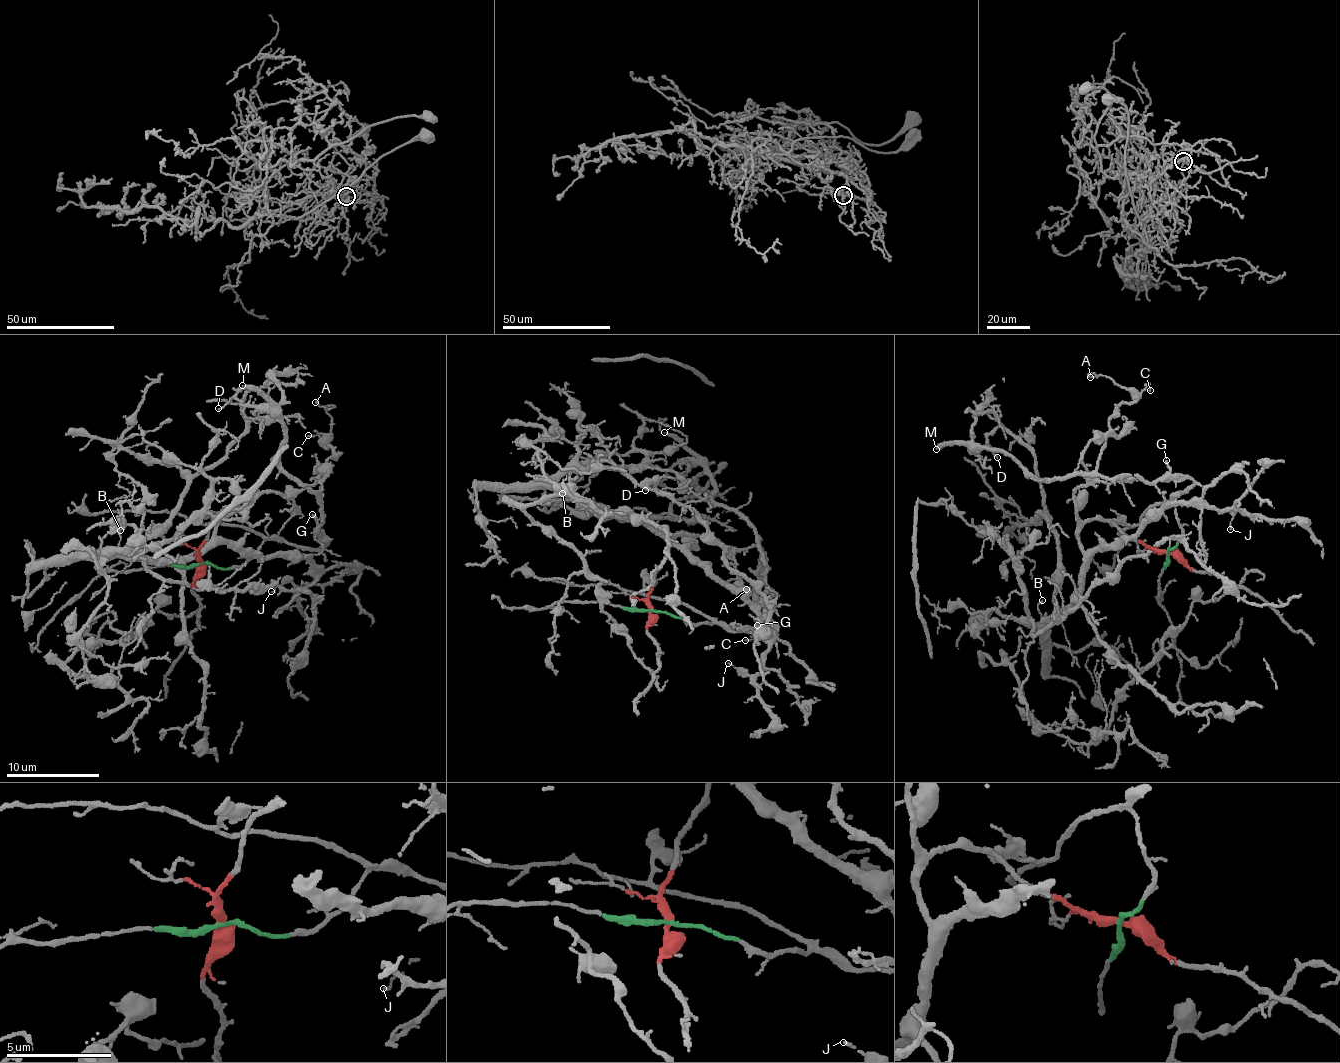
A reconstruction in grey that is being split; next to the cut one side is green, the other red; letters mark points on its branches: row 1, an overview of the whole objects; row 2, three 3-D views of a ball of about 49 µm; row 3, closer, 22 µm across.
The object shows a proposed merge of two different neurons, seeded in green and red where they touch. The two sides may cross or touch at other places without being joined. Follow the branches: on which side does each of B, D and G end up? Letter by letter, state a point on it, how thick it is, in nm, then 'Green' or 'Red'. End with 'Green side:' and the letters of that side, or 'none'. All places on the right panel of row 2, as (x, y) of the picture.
B: Place: (1042, 600). Thickness 120 nm. Red
D: Place: (997, 457). Thickness 120 nm. Red
G: Place: (1166, 460). Thickness 180 nm. Green
Green side: G

